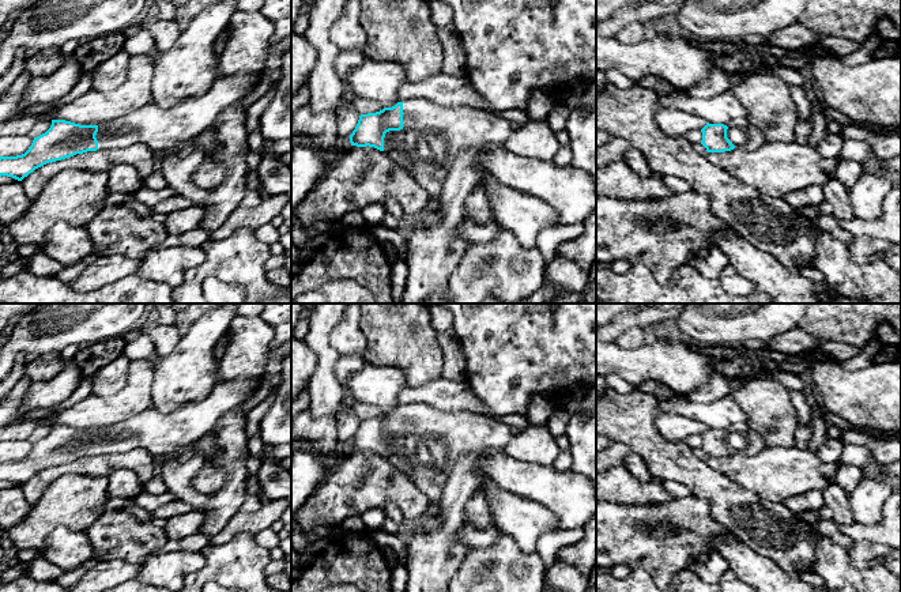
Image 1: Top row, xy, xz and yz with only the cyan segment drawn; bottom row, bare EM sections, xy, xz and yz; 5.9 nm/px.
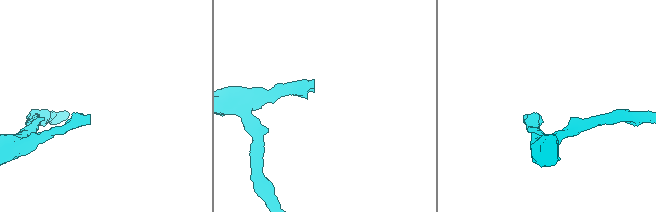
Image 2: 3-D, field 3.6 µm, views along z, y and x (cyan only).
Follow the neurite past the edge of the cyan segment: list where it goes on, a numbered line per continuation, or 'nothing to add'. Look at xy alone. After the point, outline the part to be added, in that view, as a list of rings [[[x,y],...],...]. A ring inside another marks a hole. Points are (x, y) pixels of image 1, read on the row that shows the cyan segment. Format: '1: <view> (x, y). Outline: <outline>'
1: xy (159, 128). Outline: [[[248,76],[216,78],[211,87],[200,97],[189,98],[173,108],[161,108],[155,102],[135,109],[121,117],[98,125],[95,135],[98,150],[125,148],[143,143],[152,151],[173,148],[211,127],[222,109],[242,98],[248,93]]]

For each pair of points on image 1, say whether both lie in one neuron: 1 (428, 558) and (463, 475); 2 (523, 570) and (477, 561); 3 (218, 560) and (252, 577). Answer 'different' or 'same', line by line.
1: same
2: same
3: same

